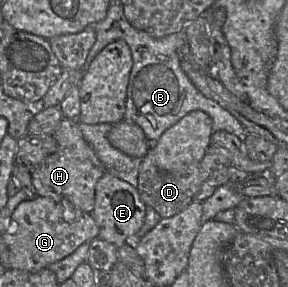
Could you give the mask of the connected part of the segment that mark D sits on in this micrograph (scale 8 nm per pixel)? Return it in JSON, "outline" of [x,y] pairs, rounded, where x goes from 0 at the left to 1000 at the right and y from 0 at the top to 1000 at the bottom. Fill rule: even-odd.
{"outline":[[[733,498],[698,561],[667,568],[625,596],[559,592],[538,568],[531,505],[524,505],[483,582],[476,659],[507,718],[531,721],[559,763],[597,756],[639,732],[677,693],[677,679],[722,620],[750,634],[750,648],[792,638],[799,631],[795,578],[802,575],[799,530],[771,509]]]}

